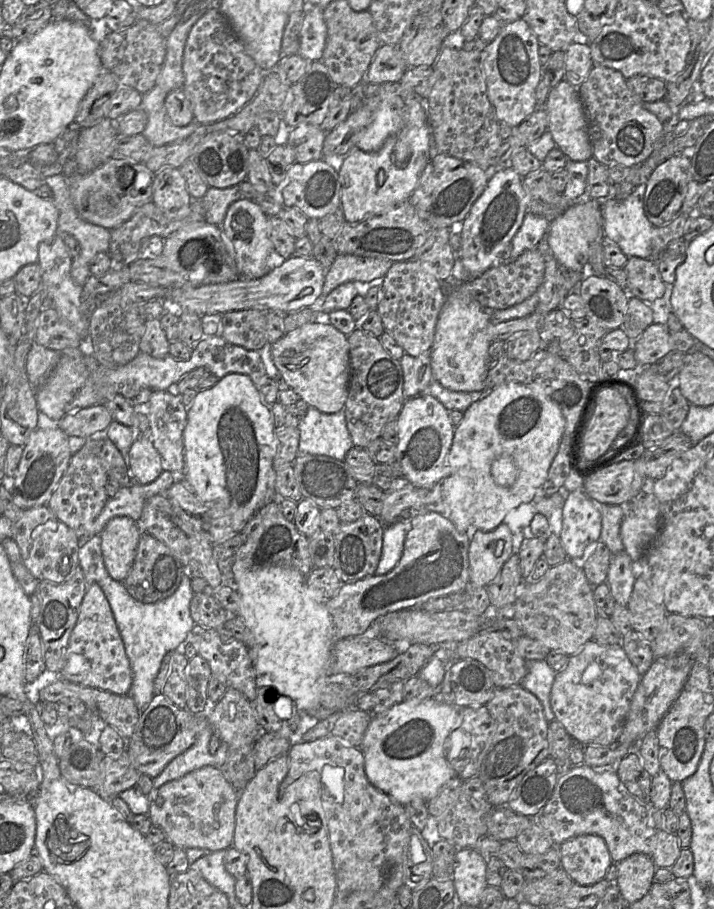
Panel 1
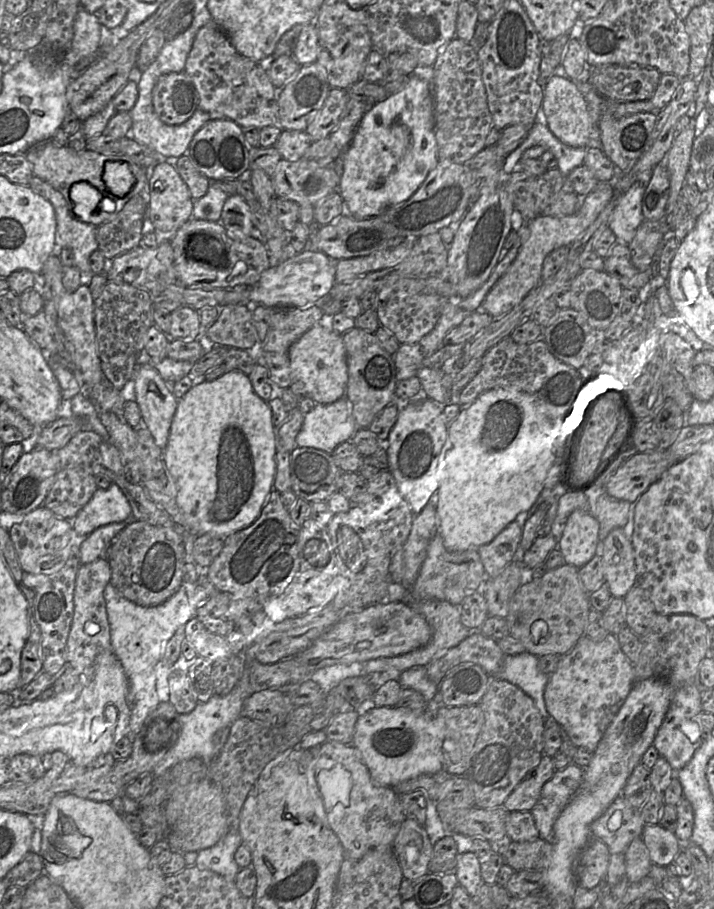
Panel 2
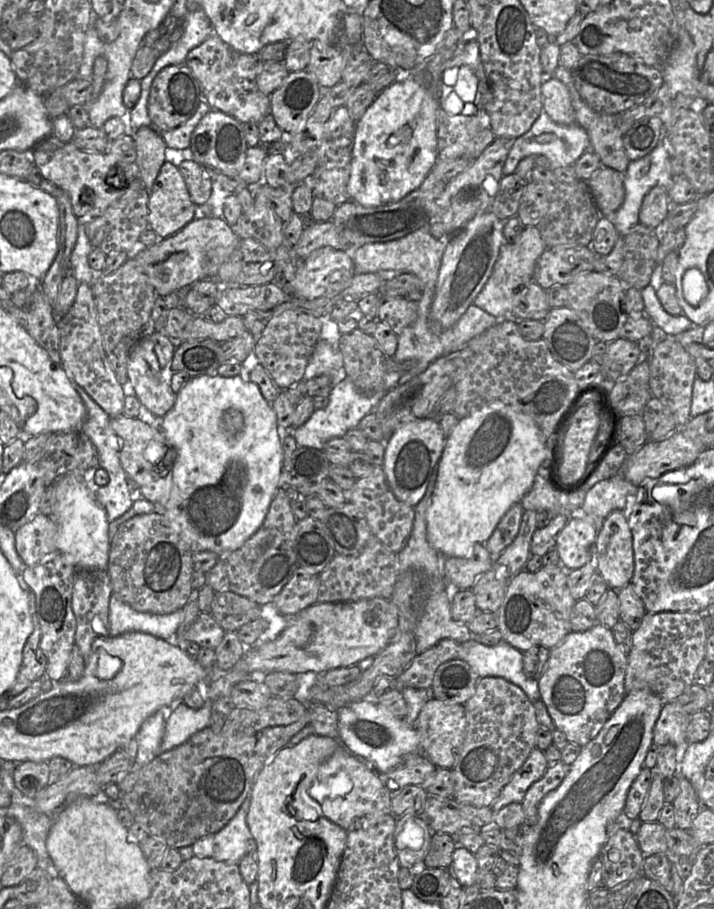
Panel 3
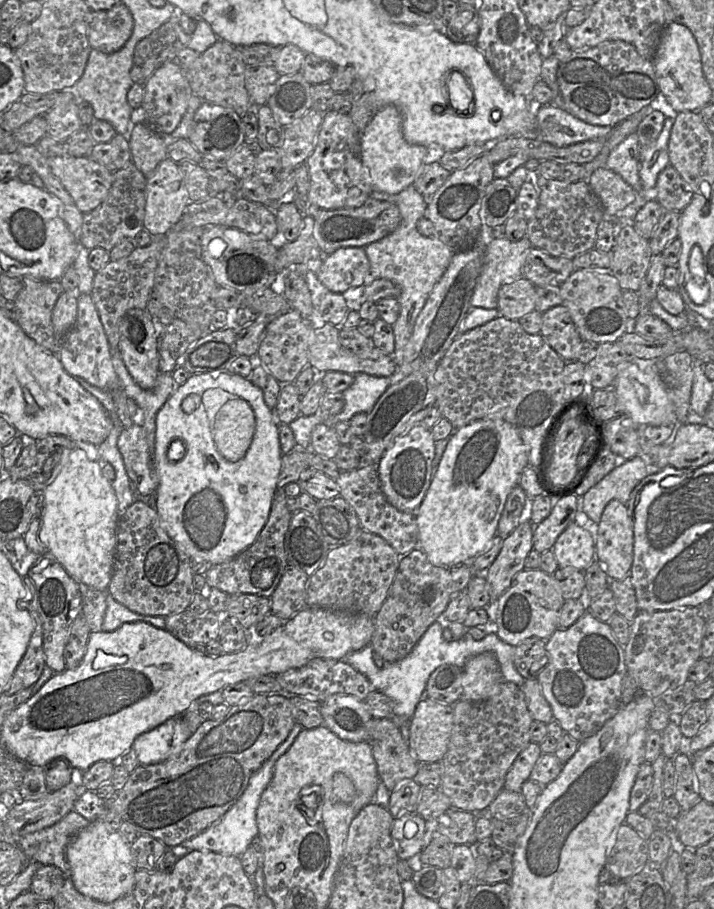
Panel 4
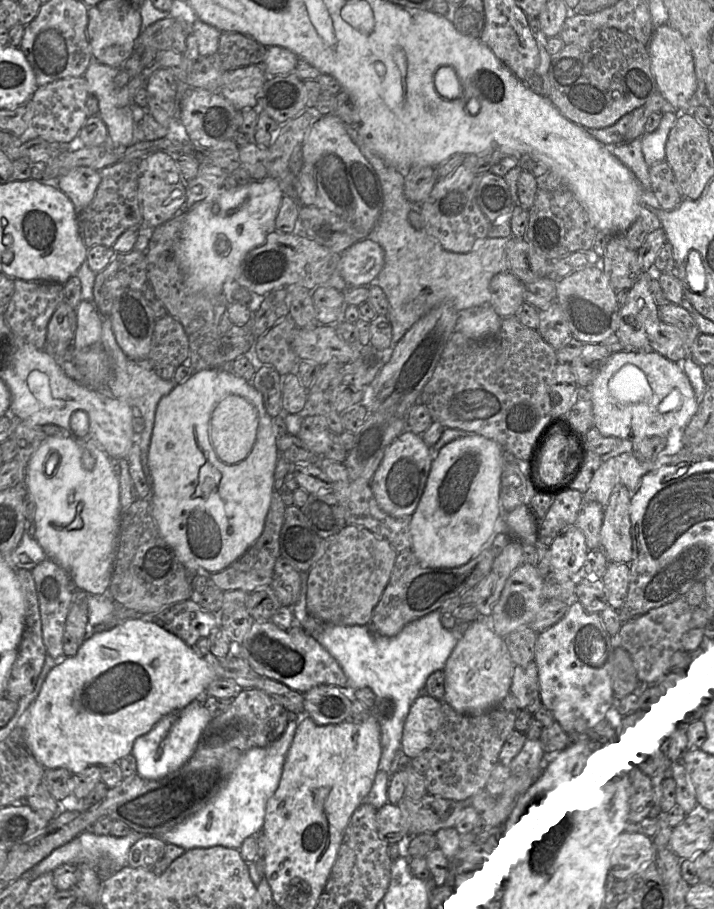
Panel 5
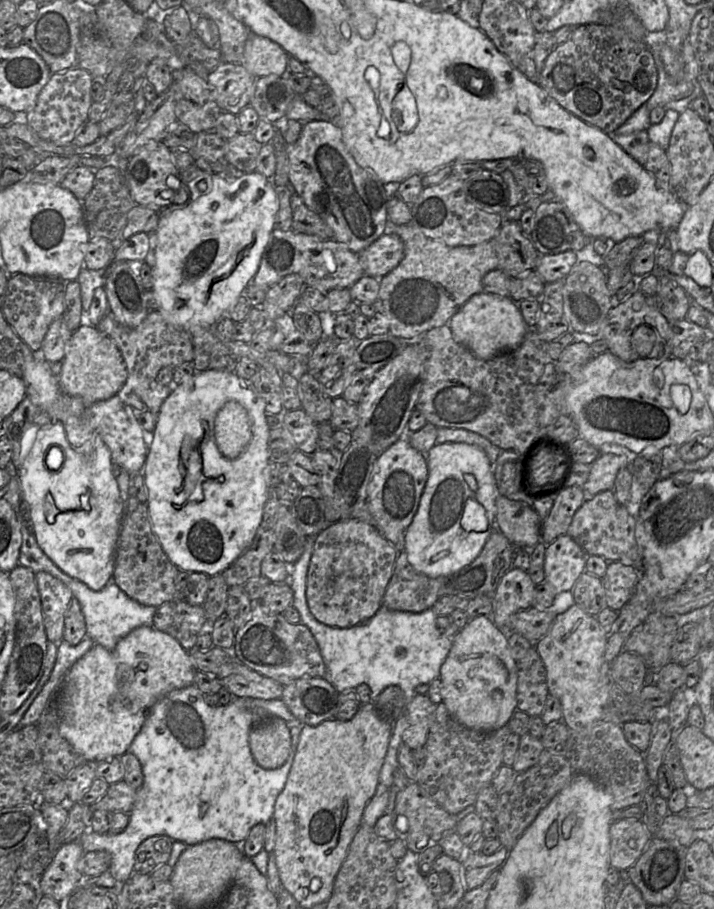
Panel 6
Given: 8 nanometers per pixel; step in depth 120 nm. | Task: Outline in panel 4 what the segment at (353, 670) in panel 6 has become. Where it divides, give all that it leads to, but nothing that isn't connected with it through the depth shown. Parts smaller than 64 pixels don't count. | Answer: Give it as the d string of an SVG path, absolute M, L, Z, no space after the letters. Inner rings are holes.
M437 620L428 627L413 650L397 662L385 663L383 667L377 667L373 661L373 648L370 644L348 654L342 660L345 660L362 673L375 687L376 691L382 692L390 698L394 713L391 720L397 725L397 720L410 721L416 705L420 701L421 694L426 689L429 676L441 665L452 664L463 668L471 657L484 652L492 652L497 658L502 677L520 687L525 678L515 668L513 661L514 649L515 646L501 640L495 632L489 632L481 640L475 640L467 633L459 640L448 642L443 638L442 622Z

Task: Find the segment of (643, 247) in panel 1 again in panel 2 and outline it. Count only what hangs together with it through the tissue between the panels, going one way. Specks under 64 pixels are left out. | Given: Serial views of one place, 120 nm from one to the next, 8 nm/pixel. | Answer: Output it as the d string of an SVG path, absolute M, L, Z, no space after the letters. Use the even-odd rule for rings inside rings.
M637 181L619 199L609 218L609 228L616 236L617 243L627 246L633 240L638 226L645 220L642 200L650 181Z

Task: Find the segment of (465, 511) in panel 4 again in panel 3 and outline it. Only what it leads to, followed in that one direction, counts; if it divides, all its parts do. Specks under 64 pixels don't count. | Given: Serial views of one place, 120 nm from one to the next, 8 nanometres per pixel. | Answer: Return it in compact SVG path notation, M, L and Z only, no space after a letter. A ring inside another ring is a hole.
M490 402L459 420L446 438L438 477L426 511L427 539L444 557L470 557L475 544L484 544L504 514L531 489L545 459L544 436L532 417L499 402Z

